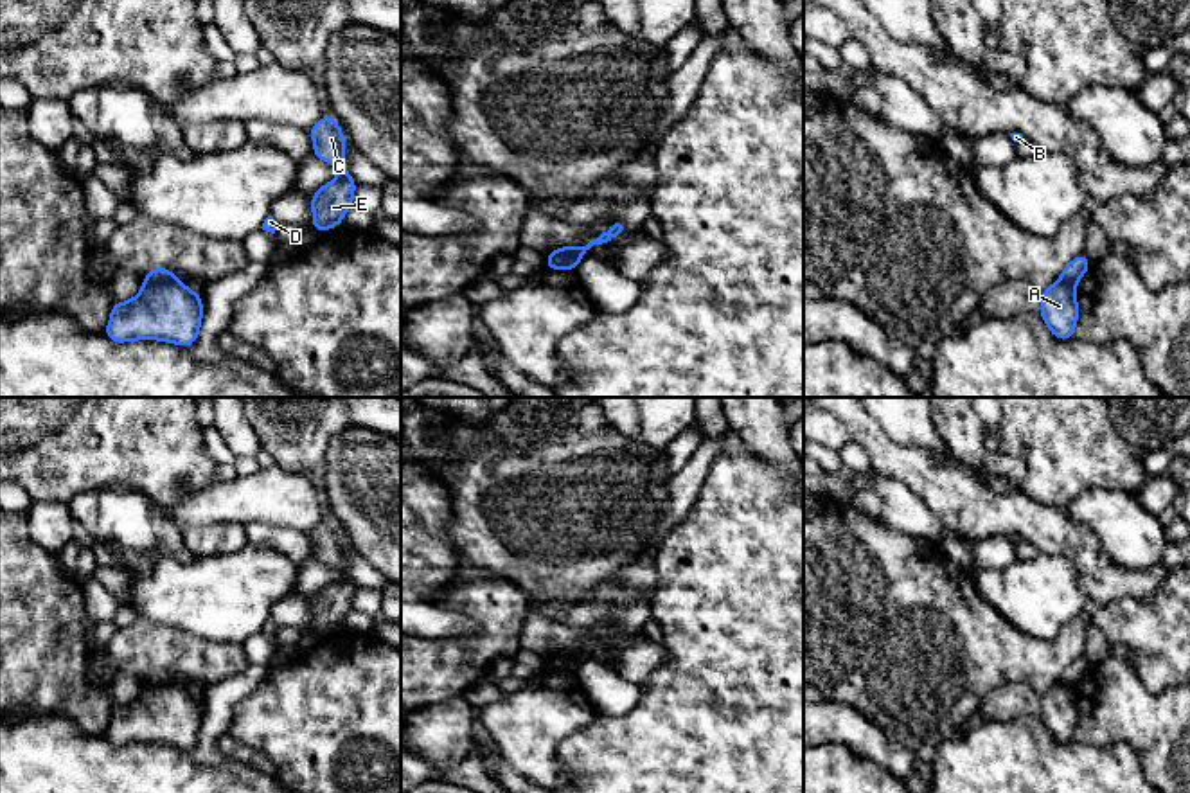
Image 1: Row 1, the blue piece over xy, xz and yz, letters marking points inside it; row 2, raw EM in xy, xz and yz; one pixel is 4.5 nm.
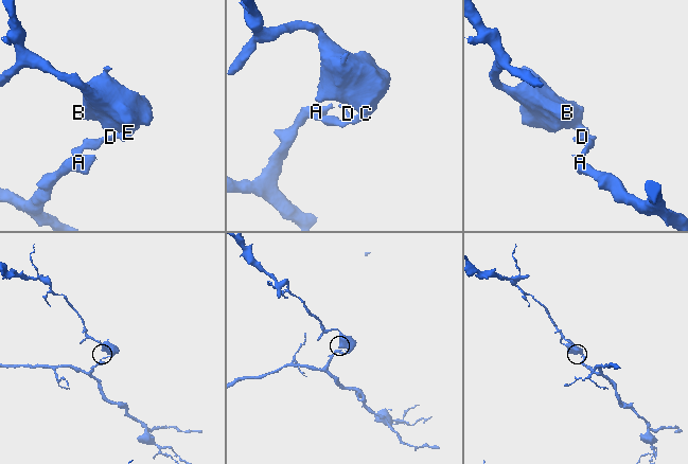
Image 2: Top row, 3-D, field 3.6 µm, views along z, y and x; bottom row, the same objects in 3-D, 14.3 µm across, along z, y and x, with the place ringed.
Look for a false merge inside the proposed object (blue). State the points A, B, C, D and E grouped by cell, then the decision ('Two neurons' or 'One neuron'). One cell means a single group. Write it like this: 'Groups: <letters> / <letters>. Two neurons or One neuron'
Groups: A / B C D E. Two neurons

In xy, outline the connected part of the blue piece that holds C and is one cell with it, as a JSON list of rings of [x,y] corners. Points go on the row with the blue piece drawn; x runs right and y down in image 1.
[[[325,113],[311,129],[307,129],[315,142],[311,156],[329,162],[338,167],[340,176],[327,182],[315,194],[311,194],[313,223],[311,228],[325,232],[338,227],[343,216],[352,207],[352,196],[358,183],[351,178],[345,164],[345,137],[340,124]]]

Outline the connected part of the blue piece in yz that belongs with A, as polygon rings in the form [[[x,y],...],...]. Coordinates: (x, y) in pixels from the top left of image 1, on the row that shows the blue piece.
[[[1055,281],[1050,288],[1041,291],[1041,318],[1046,322],[1050,333],[1059,340],[1075,336],[1075,324],[1079,320],[1079,306],[1075,286]]]

